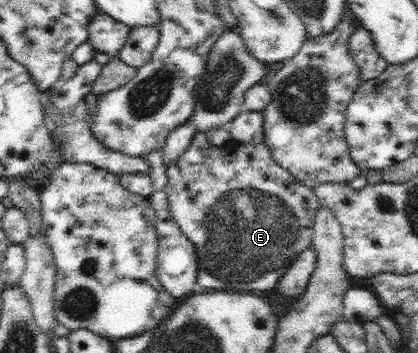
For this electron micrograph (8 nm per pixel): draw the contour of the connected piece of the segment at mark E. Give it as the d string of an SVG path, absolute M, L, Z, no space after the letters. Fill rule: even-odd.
M199 131L194 135L190 147L178 156L178 159L170 165L166 165L167 184L165 187L168 206L174 222L180 230L192 241L198 255L197 289L226 290L230 292L266 292L277 286L277 282L284 276L286 270L296 261L296 257L304 252L312 244L314 226L320 203L315 196L315 190L300 183L297 178L288 170L279 166L272 157L270 149L266 144L253 146L252 144L242 145L232 139L222 147L214 147L208 143L206 134Z

